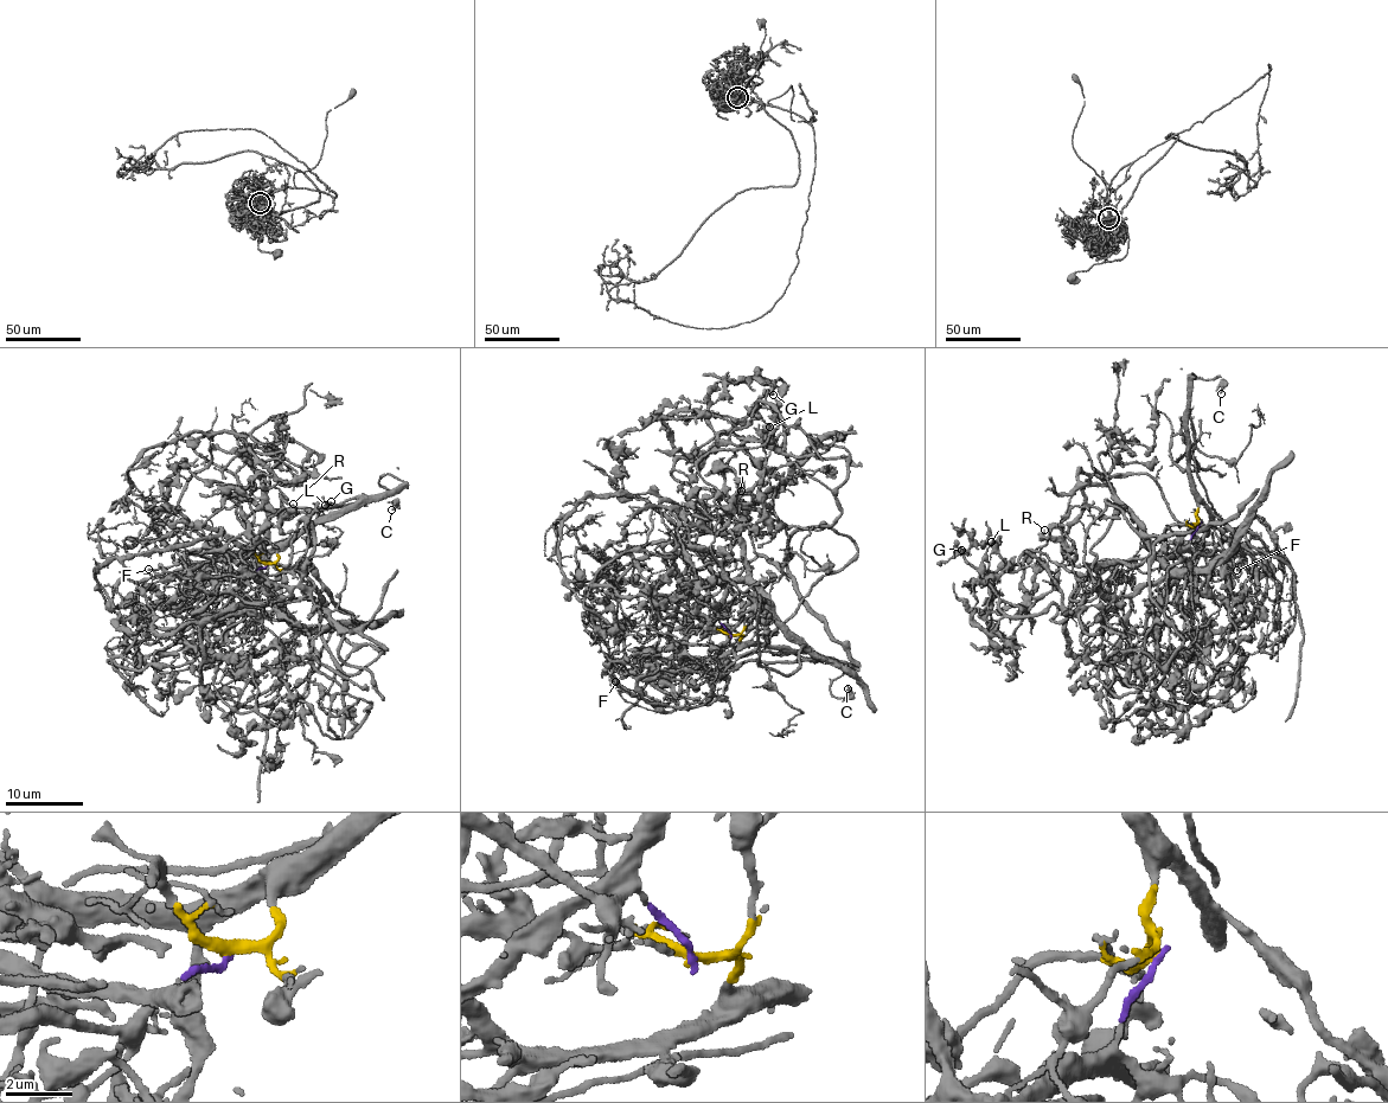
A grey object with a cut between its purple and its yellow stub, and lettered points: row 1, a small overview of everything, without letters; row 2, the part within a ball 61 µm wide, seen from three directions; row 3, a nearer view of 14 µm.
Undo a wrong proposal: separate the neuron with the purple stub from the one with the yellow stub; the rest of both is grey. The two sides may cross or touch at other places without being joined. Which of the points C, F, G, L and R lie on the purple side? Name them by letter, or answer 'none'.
G, L, R

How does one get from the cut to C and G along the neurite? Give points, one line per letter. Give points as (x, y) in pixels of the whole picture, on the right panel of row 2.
C: (1200, 524), (1188, 461), (1189, 374), (1210, 380), (1220, 376), (1220, 393)
G: (1200, 524), (1162, 578), (1130, 594), (1099, 590), (1059, 622), (1055, 605), (1003, 611), (961, 549)

